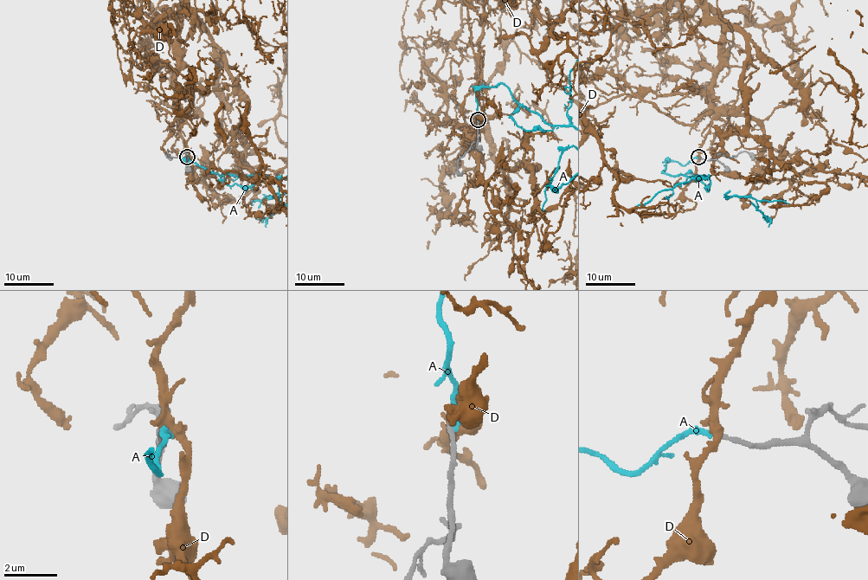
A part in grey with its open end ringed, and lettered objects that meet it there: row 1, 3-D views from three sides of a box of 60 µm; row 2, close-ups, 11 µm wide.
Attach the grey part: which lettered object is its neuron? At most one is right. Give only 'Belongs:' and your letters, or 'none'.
Belongs: none

